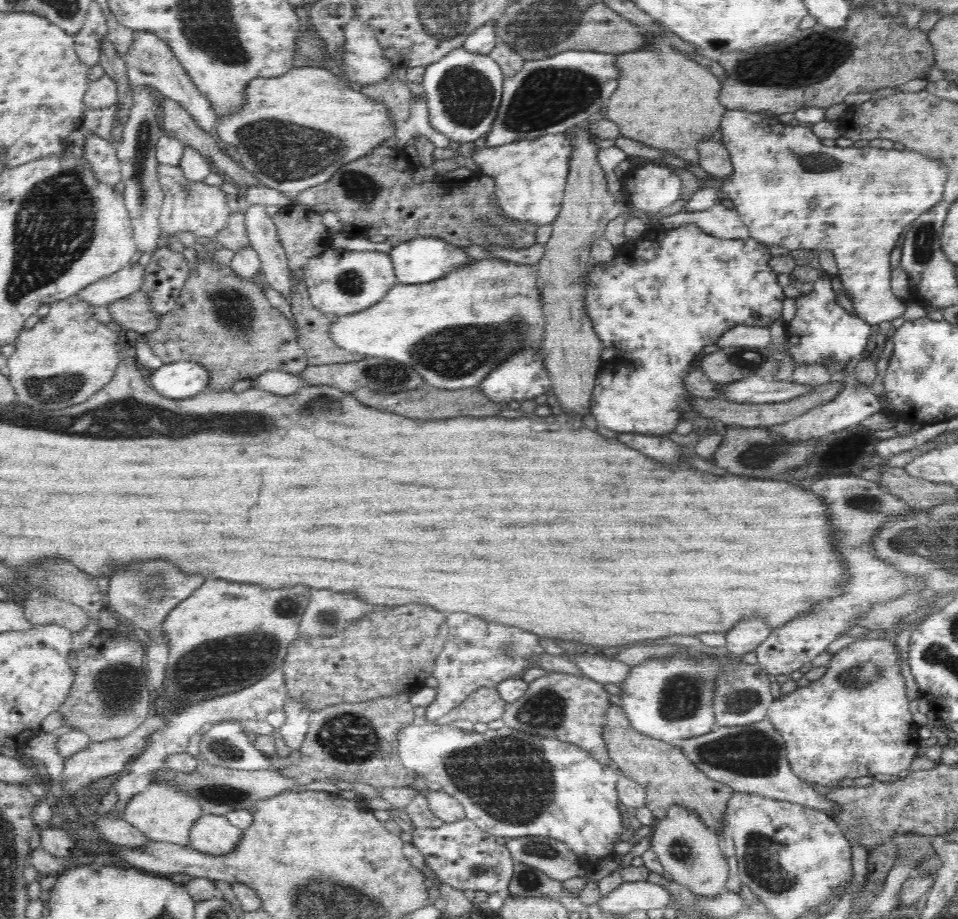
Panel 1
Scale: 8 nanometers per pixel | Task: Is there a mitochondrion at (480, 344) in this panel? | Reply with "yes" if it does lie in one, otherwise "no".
yes

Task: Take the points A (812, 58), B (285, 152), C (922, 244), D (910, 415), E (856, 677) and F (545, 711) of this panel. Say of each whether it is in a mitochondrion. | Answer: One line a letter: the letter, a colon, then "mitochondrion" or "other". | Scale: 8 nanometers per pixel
A: mitochondrion
B: mitochondrion
C: mitochondrion
D: other
E: mitochondrion
F: mitochondrion

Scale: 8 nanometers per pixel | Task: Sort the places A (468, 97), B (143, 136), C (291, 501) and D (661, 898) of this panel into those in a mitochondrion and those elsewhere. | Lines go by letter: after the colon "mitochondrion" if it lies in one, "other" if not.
A: mitochondrion
B: mitochondrion
C: other
D: other

